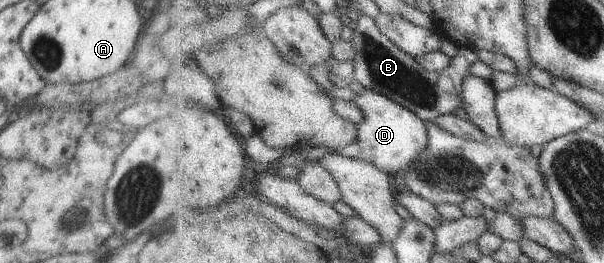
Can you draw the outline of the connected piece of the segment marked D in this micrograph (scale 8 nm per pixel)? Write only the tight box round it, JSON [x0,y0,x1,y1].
[323,87,429,185]

